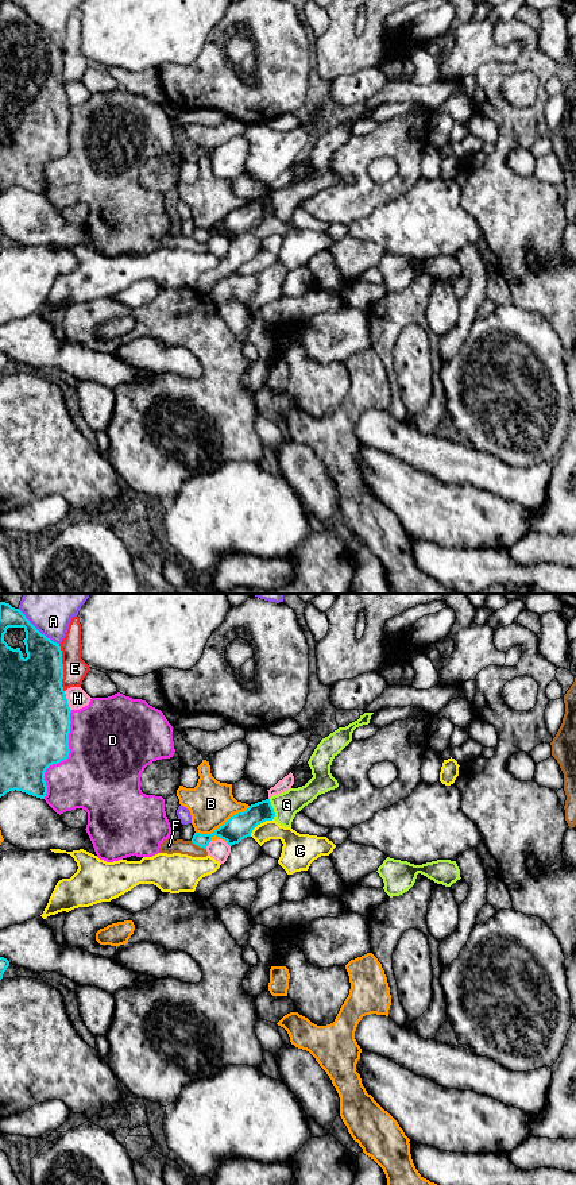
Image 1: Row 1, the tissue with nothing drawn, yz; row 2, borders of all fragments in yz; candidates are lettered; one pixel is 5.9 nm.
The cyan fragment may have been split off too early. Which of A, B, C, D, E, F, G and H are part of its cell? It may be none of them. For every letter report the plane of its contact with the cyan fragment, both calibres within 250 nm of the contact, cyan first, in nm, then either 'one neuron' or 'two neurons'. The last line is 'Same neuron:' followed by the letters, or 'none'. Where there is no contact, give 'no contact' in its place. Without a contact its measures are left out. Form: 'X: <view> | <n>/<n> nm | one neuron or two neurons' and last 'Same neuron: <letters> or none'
A: yz | 240/360 nm | two neurons
B: yz | 160/280 nm | two neurons
C: yz | 160/140 nm | two neurons
D: yz | 420/460 nm | two neurons
E: yz | 380/140 nm | two neurons
F: yz | 150/90 nm | two neurons
G: yz | 160/160 nm | two neurons
H: yz | 420/120 nm | two neurons
Same neuron: none

